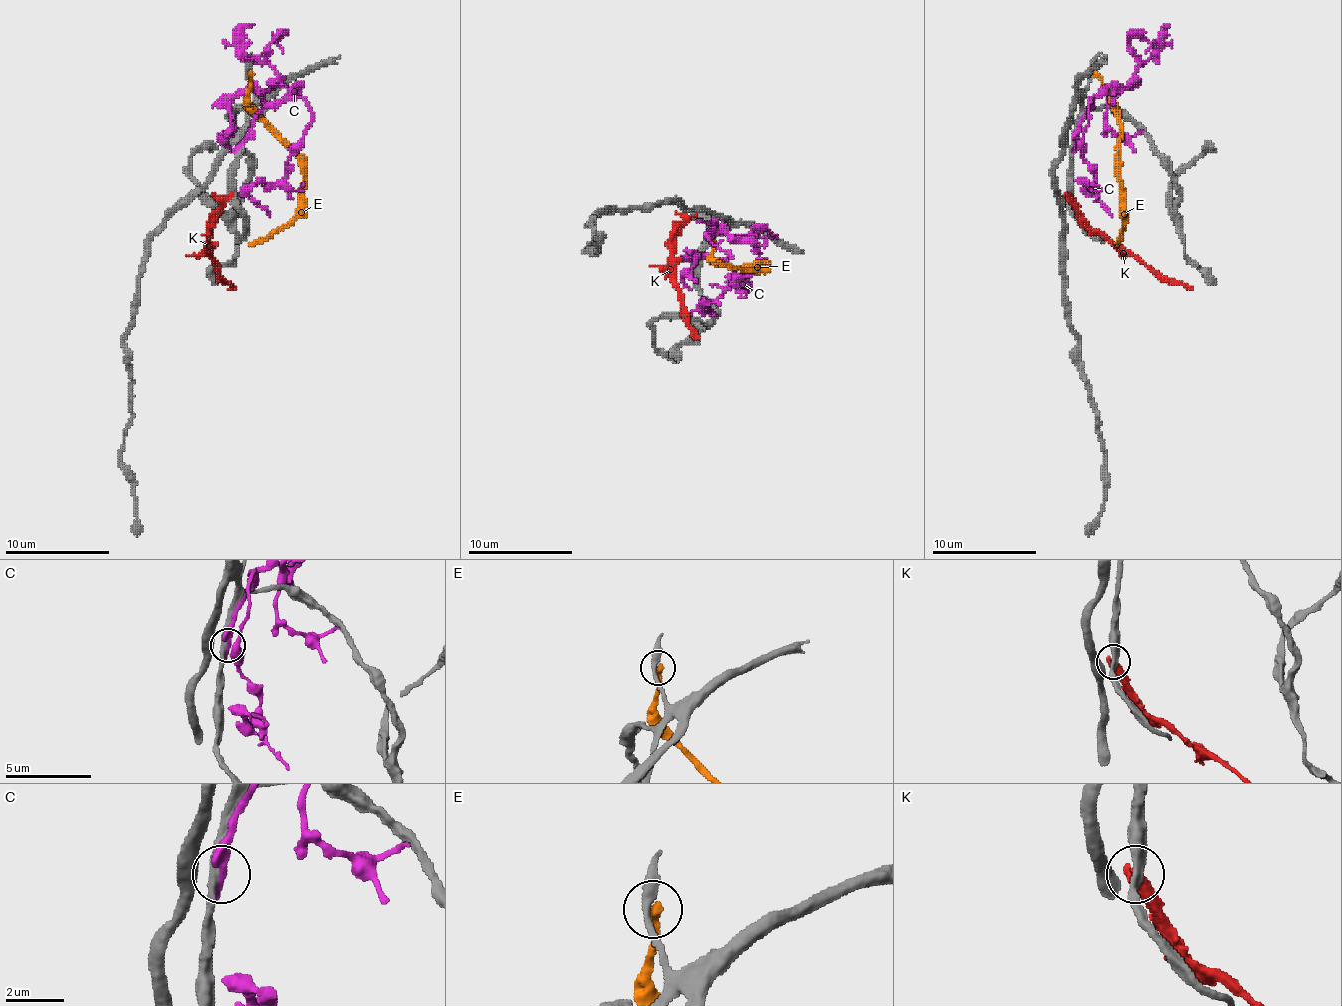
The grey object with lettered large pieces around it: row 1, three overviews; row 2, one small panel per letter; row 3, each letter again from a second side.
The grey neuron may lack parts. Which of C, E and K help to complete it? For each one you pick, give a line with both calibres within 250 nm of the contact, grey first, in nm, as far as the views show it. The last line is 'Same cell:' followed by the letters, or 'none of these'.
Same cell: none of these

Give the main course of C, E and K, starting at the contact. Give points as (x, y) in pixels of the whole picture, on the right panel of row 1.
C: (1075, 141), (1091, 97), (1088, 126), (1083, 131), (1083, 157), (1093, 172), (1091, 183), (1086, 183), (1112, 216)
E: (1096, 74), (1114, 113), (1122, 222), (1117, 245)
K: (1070, 196), (1091, 227), (1161, 274), (1192, 289)

